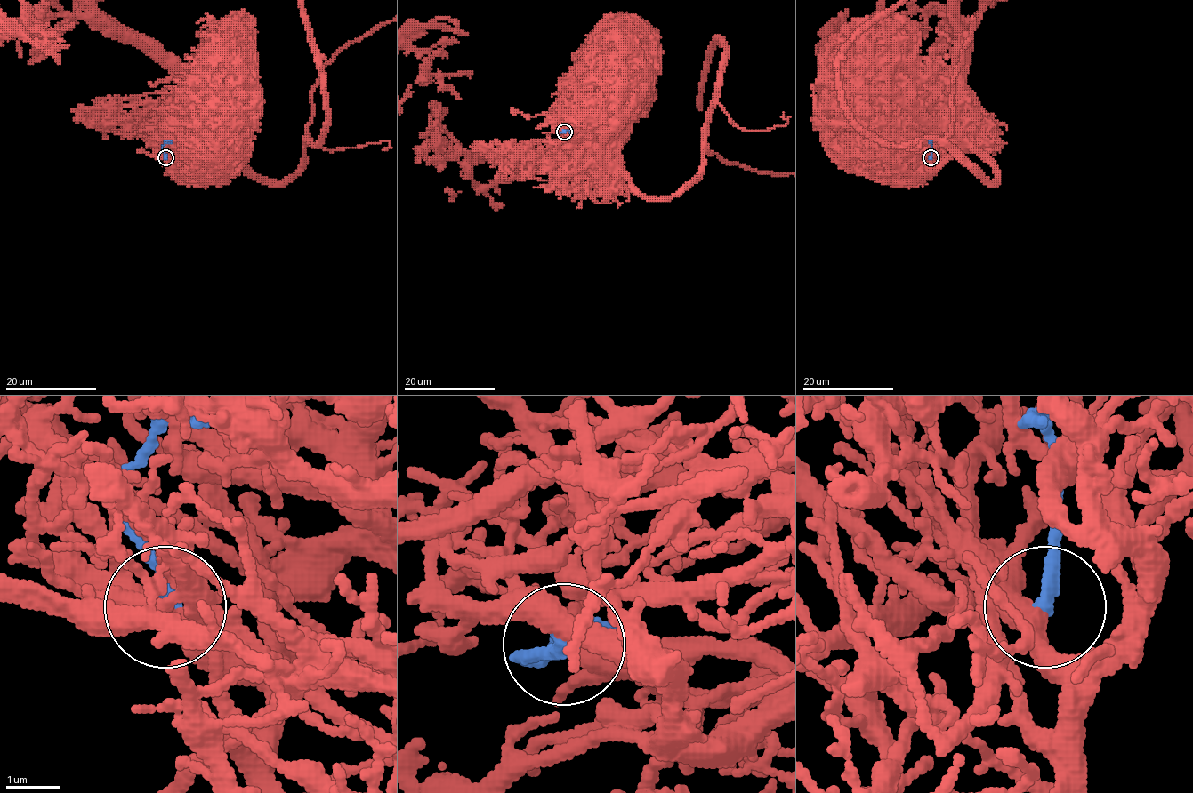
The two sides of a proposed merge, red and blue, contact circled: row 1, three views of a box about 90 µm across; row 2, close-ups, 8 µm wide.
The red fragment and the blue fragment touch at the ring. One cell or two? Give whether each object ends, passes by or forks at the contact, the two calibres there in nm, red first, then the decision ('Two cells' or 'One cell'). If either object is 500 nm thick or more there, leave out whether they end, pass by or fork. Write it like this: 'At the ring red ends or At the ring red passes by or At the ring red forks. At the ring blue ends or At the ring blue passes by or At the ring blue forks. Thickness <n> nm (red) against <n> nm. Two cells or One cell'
At the ring red passes by. At the ring blue ends. Thickness 400 nm (red) against 320 nm. One cell

